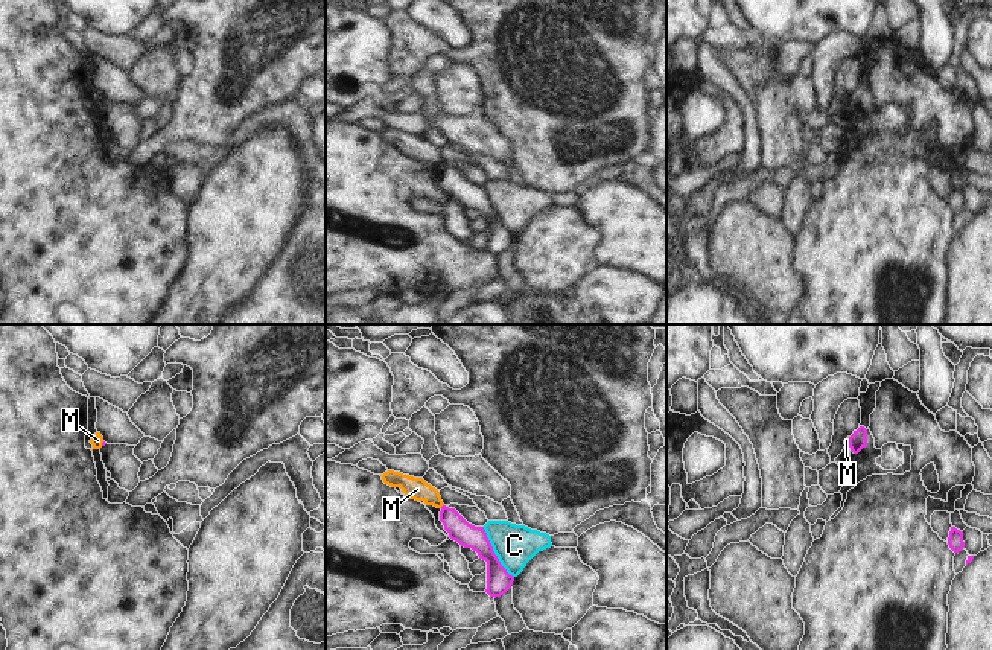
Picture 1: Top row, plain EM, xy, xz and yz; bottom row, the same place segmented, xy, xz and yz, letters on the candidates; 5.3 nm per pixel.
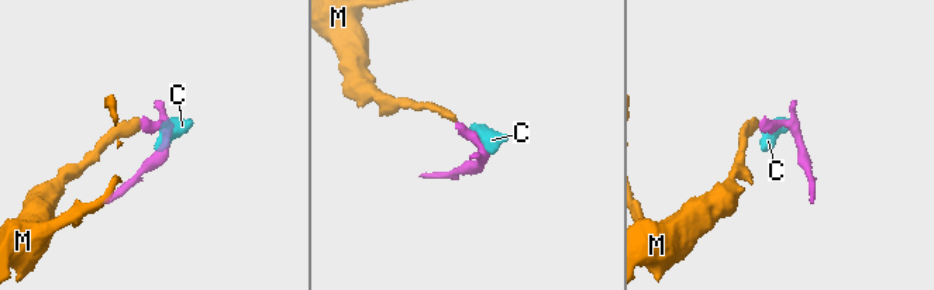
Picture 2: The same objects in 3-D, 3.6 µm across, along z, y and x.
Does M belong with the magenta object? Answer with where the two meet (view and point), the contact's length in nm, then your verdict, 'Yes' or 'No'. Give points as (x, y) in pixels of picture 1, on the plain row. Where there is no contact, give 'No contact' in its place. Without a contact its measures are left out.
Touches magenta at yz (849, 101). Shared border 50 nm. No

